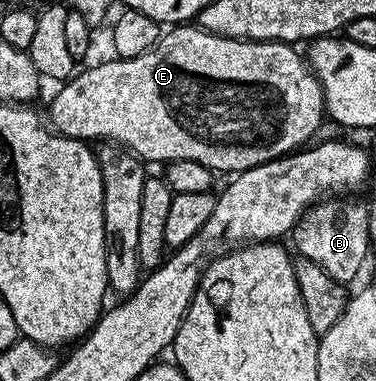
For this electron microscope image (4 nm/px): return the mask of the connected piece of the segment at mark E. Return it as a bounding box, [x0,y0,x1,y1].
[48,24,326,172]

